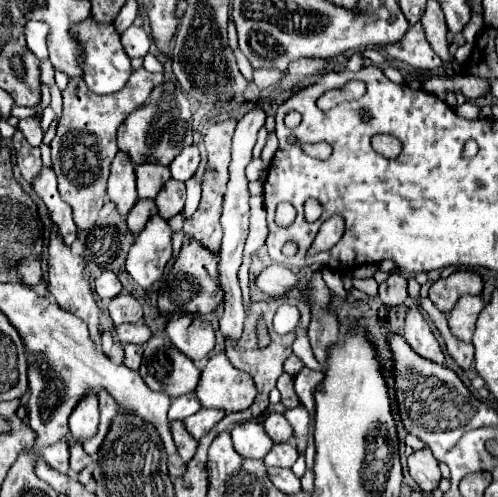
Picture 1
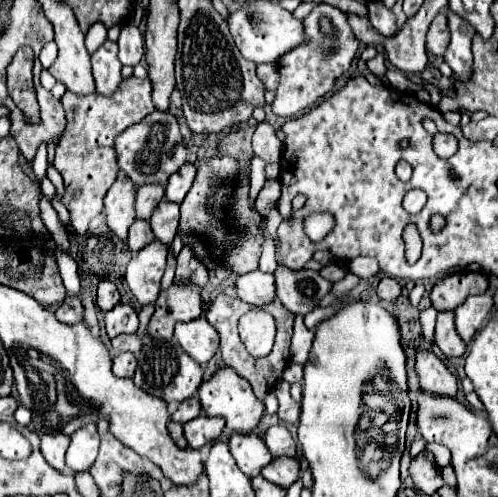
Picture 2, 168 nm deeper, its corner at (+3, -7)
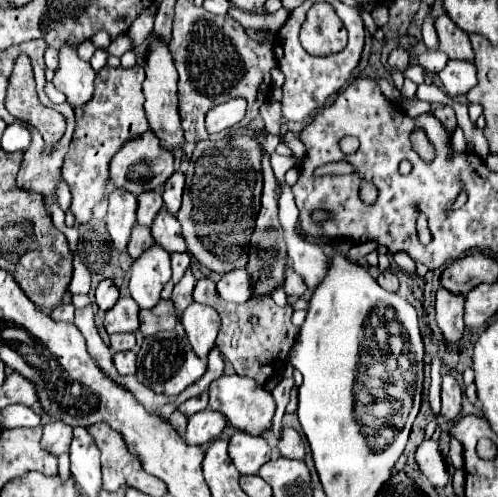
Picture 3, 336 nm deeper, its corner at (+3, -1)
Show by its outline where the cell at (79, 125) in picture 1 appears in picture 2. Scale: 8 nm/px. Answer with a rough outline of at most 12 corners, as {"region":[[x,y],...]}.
{"region":[[149,79],[61,97],[55,167],[77,235],[119,173],[113,139],[155,109]]}

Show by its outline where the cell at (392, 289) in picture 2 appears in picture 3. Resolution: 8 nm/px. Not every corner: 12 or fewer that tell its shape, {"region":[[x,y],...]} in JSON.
{"region":[[393,271],[379,273],[377,281],[385,291],[397,291],[399,279]]}

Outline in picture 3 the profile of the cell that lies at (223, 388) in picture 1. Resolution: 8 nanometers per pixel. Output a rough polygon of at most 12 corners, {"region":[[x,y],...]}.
{"region":[[223,375],[209,407],[249,435],[271,427],[275,401],[253,379]]}

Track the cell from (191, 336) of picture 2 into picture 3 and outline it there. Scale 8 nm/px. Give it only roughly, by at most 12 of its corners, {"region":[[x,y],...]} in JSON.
{"region":[[201,303],[183,313],[187,339],[201,359],[213,349],[219,315]]}

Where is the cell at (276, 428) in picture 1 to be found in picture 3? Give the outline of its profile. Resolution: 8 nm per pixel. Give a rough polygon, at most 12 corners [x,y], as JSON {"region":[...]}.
{"region":[[283,427],[277,449],[283,457],[303,459],[301,435]]}

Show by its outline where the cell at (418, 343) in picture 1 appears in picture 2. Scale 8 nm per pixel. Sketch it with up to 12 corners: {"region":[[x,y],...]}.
{"region":[[415,349],[421,389],[455,397],[457,379],[431,349]]}

